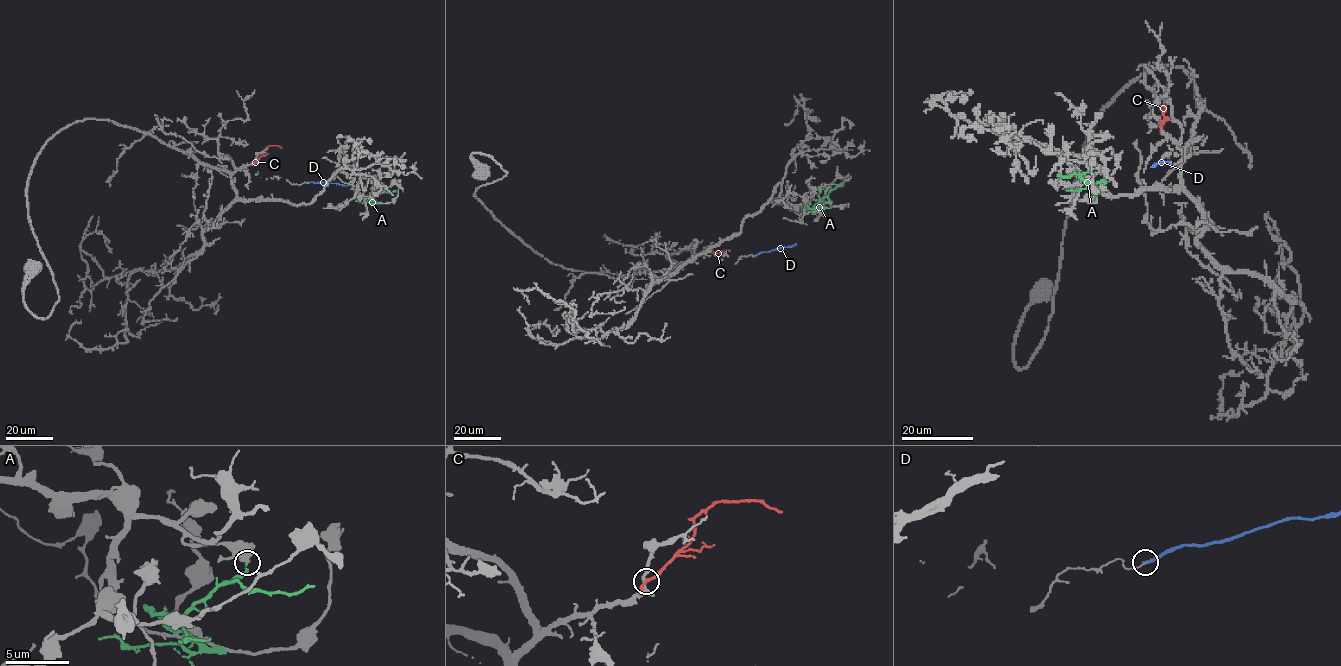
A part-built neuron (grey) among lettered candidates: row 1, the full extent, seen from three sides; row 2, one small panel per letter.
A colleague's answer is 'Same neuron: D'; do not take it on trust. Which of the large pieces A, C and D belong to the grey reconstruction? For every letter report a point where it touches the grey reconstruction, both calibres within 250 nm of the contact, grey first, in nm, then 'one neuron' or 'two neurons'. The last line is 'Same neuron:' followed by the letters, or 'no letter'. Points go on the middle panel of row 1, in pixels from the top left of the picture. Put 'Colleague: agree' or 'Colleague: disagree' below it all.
A: contact (831, 203); calibres 700 and 190 nm; two neurons
C: contact (704, 250); calibres 200 and 360 nm; two neurons
D: contact (756, 255); calibres 100 and 240 nm; two neurons
Same neuron: no letter
Colleague: disagree

